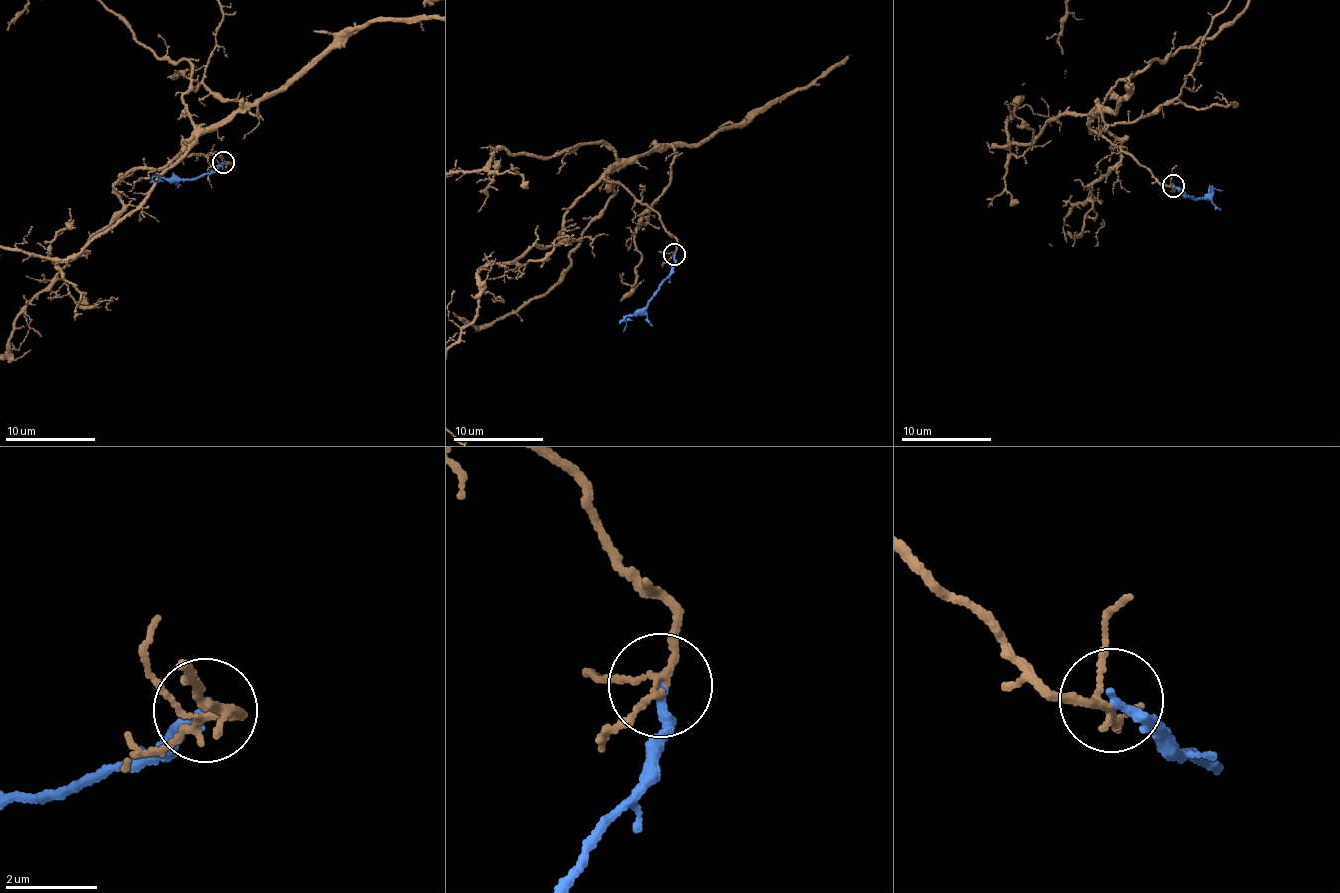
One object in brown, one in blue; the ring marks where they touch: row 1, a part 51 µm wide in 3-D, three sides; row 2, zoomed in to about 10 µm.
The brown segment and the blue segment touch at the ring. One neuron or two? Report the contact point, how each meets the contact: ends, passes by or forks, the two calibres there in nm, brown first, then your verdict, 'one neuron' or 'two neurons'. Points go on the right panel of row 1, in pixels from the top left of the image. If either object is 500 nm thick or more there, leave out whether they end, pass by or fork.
(1173, 185) | brown forks | blue ends | 110/200 nm | one neuron

